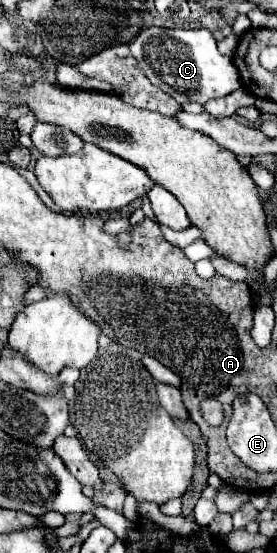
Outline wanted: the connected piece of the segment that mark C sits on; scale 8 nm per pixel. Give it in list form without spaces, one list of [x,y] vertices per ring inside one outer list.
[[[147,27],[129,43],[129,49],[143,75],[179,103],[197,101],[203,105],[207,99],[225,97],[241,87],[231,57],[217,51],[217,43],[207,29]]]

